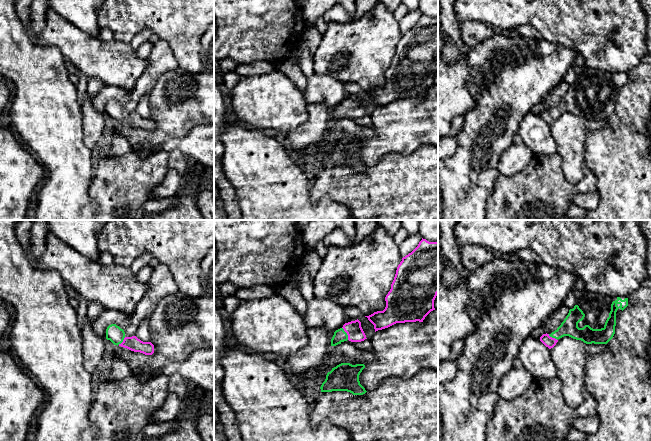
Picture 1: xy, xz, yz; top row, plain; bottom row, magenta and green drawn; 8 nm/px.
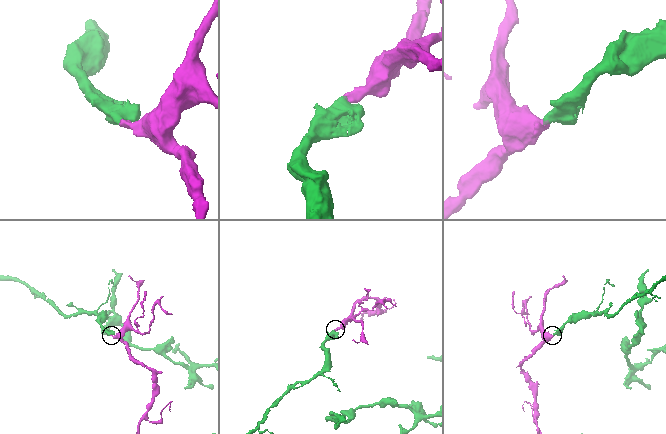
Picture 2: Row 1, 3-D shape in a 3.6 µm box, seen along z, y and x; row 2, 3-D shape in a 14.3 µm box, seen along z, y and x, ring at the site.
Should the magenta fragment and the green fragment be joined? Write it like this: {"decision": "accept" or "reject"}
{"decision": "accept"}

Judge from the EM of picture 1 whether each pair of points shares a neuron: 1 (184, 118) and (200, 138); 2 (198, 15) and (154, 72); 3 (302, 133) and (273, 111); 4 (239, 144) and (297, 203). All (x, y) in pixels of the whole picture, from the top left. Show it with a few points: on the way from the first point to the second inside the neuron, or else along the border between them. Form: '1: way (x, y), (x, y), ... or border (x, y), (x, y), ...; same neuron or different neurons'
1: border (203, 124), (194, 126), (184, 136), (179, 138); different neurons
2: border (159, 38), (168, 44), (179, 66); different neurons
3: border (307, 107), (307, 120), (288, 132); different neurons
4: way (252, 159), (274, 181), (278, 182), (282, 188); same neuron

